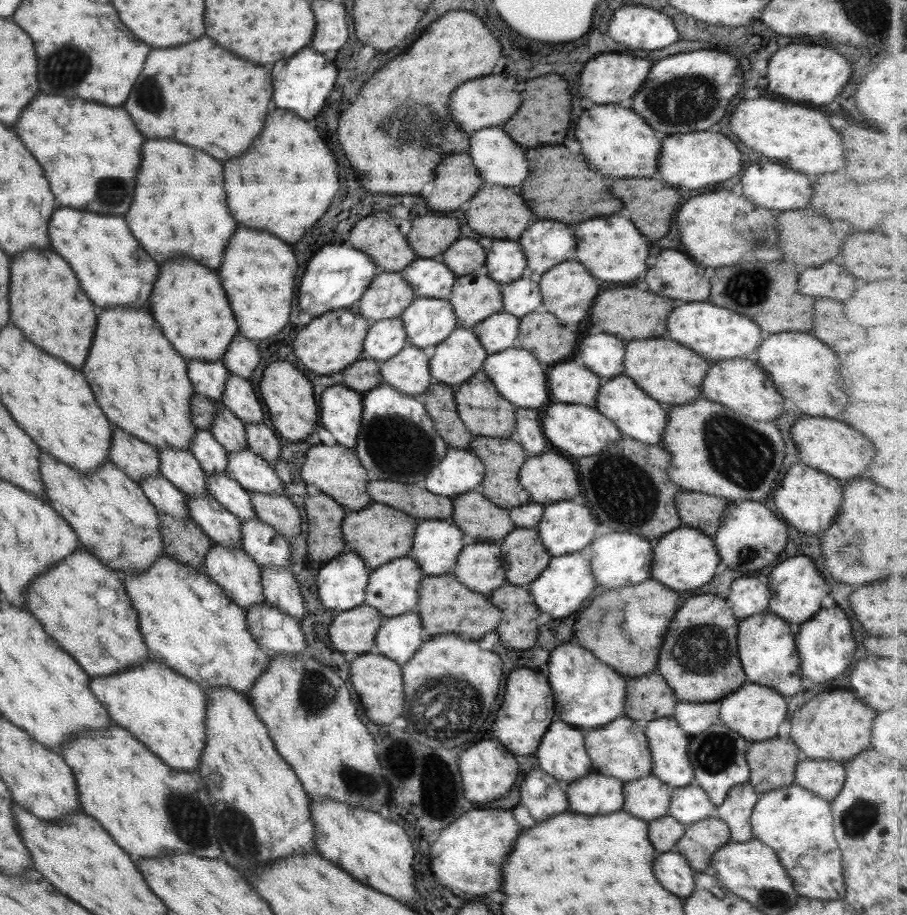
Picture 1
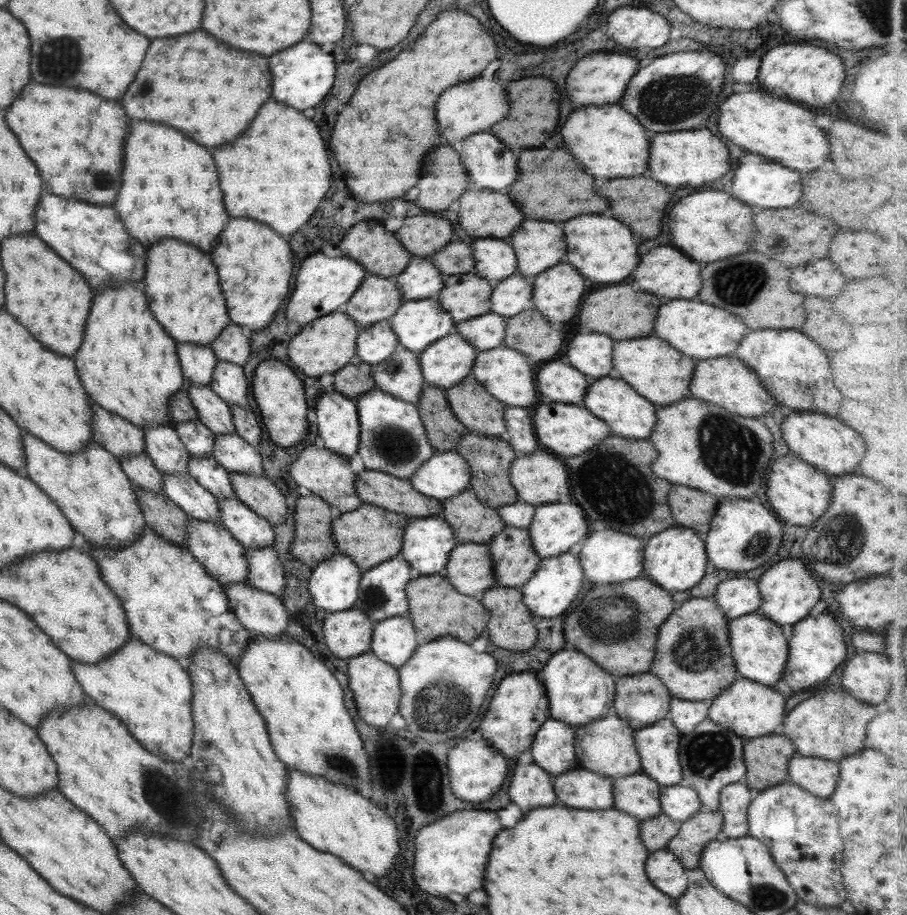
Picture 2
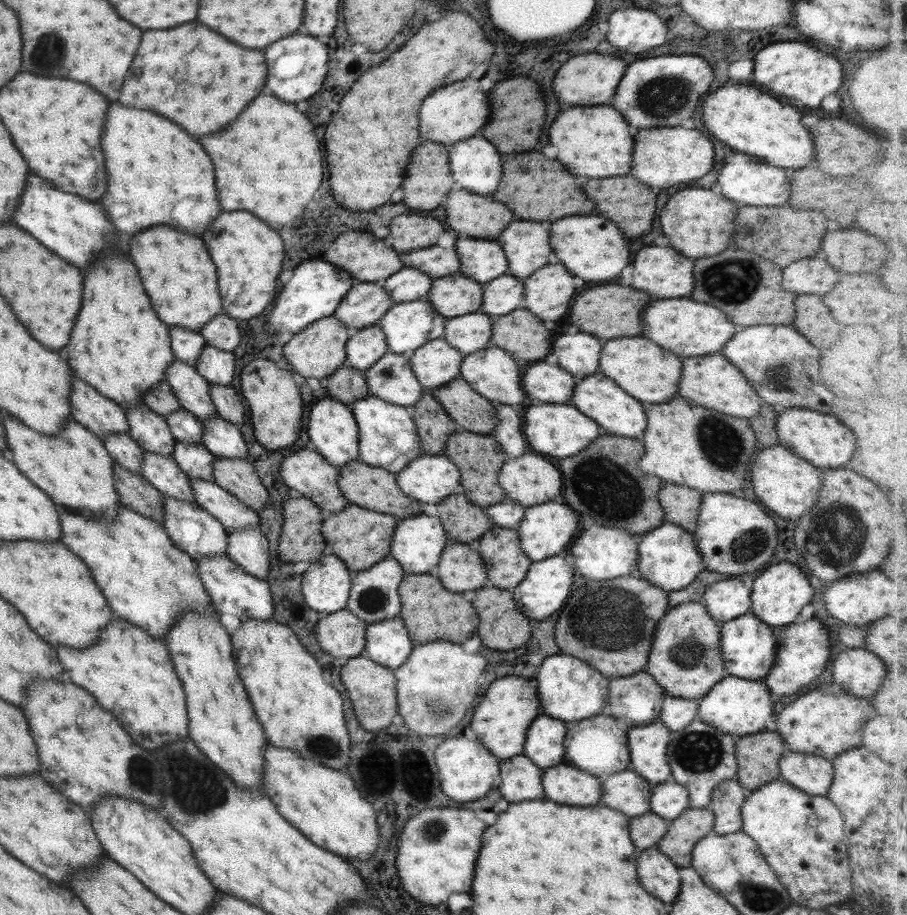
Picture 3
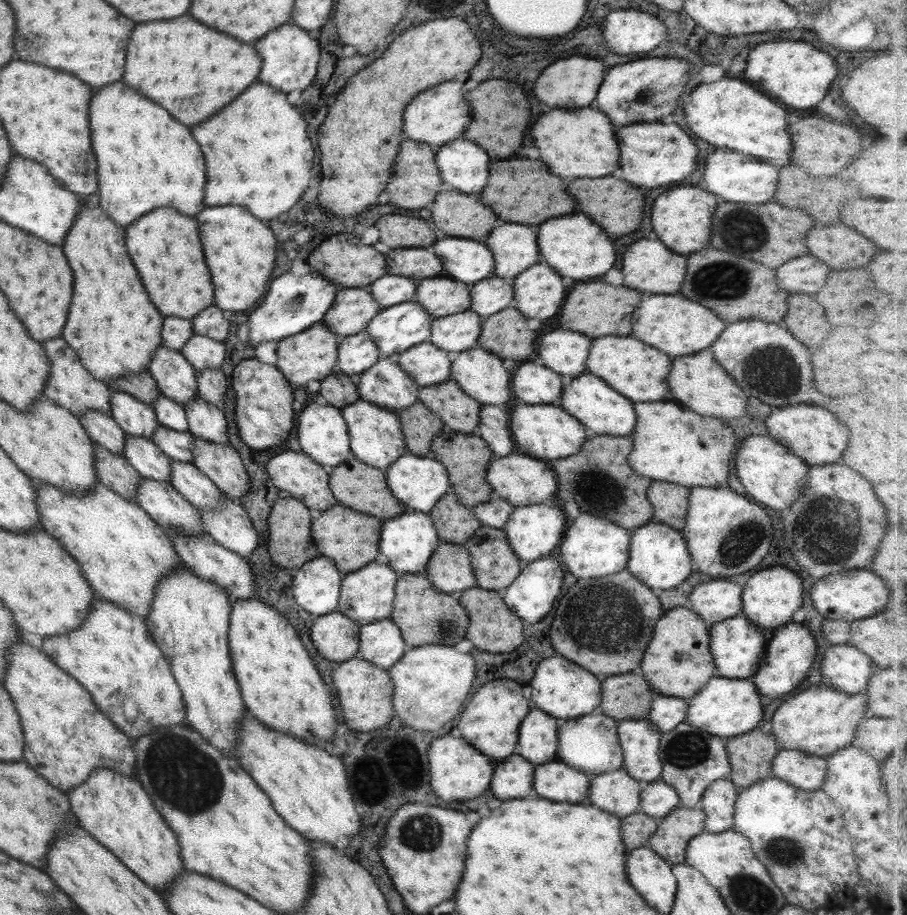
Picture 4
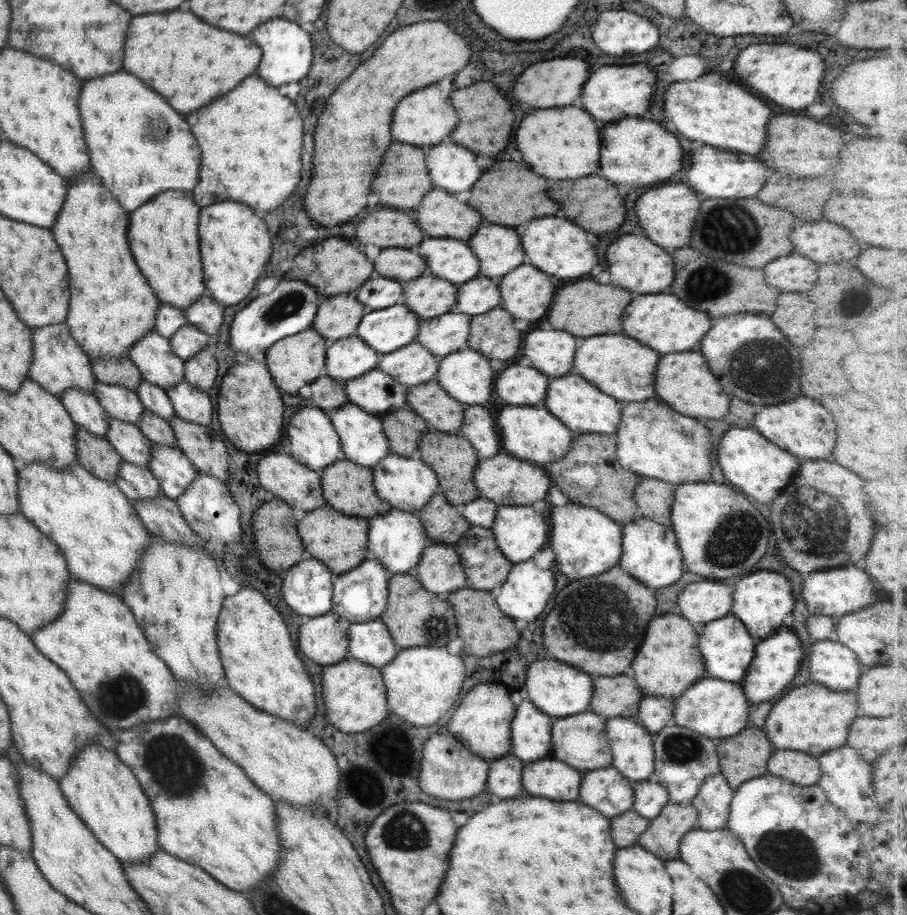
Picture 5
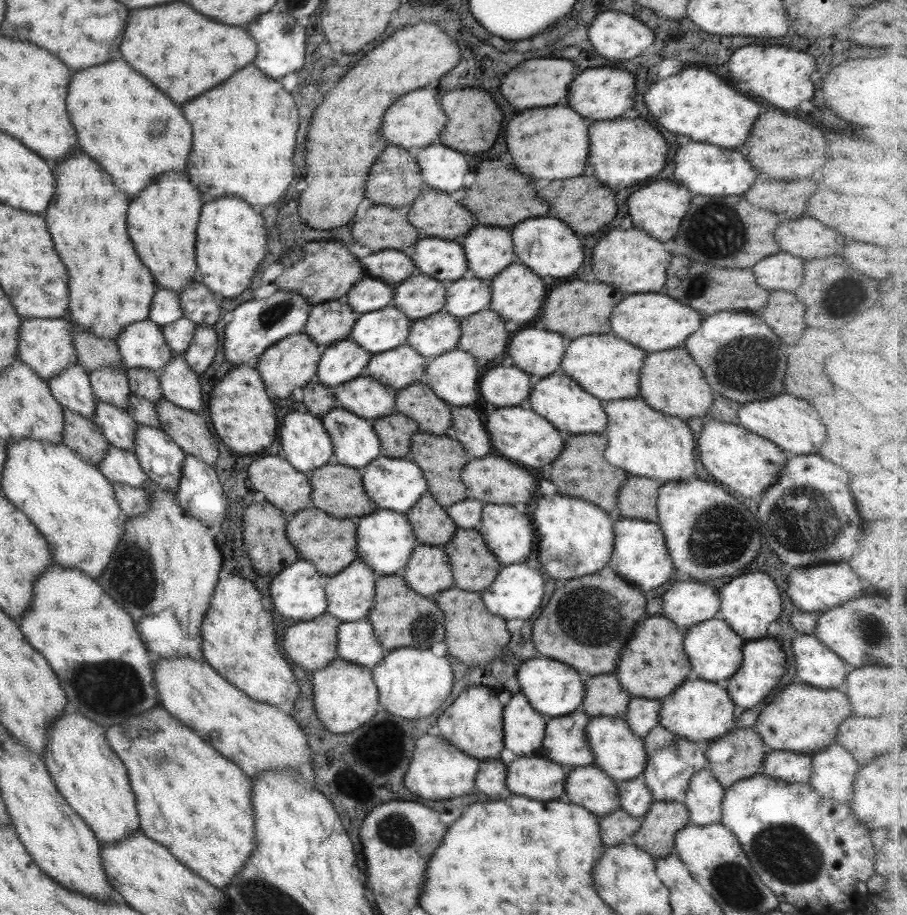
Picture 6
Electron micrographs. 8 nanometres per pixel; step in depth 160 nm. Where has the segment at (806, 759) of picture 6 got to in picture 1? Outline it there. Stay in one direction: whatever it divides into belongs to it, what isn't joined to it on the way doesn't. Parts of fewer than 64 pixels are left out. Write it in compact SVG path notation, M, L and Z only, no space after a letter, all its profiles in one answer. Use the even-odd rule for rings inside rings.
M801 757L794 768L794 784L811 791L830 803L843 784L841 763L832 760L805 760Z

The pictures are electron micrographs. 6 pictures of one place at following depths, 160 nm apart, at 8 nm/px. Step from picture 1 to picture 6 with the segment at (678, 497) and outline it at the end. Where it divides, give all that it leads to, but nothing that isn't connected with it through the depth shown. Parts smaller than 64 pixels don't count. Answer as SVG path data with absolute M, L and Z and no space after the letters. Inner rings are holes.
M629 475L616 494L619 516L656 523L657 489L661 485L657 480Z

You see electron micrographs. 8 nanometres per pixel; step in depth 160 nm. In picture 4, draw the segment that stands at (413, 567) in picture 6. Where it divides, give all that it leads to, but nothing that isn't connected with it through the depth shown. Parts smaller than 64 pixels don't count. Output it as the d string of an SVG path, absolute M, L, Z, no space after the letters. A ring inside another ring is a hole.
M441 543L433 549L423 573L435 591L451 594L475 584L467 551L459 544Z

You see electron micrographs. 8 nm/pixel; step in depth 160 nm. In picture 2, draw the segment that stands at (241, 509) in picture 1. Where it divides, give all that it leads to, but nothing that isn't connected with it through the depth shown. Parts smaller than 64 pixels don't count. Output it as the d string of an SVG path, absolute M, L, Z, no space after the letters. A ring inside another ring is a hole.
M189 455L186 473L195 483L210 492L215 498L236 499L228 472L211 457L196 457Z

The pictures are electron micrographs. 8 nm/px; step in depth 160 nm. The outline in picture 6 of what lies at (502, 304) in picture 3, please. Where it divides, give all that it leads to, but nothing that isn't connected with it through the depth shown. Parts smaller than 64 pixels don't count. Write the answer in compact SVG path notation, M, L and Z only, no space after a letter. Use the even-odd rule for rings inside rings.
M463 278L447 282L445 302L441 312L446 312L456 319L475 314L489 304L490 279Z

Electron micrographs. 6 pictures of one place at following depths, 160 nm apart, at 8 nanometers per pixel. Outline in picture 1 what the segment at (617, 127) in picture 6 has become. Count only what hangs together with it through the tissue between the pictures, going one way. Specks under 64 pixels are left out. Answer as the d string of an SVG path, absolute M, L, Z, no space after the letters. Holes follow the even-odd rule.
M715 129L701 132L687 132L687 134L675 134L675 136L660 136L661 148L659 148L659 164L657 174L663 182L671 186L681 186L685 182L687 190L697 190L709 184L723 182L731 178L741 168L741 154L729 142L727 137L718 133Z

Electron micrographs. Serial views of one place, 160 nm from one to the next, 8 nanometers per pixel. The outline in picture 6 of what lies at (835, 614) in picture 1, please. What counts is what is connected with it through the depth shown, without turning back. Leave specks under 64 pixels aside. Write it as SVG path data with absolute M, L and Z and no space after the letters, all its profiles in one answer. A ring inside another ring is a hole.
M762 638L761 640L744 641L741 647L741 664L735 670L733 676L723 683L727 695L731 698L731 703L735 707L736 717L739 712L753 708L769 690L777 684L777 680L785 672L785 653L777 642Z

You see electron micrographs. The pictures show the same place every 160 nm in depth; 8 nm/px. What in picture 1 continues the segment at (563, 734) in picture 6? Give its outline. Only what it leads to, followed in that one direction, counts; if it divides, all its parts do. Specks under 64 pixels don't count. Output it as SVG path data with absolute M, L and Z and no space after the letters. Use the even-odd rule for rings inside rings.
M619 716L602 727L589 729L583 733L583 741L591 768L597 774L626 783L651 772L651 757L642 725L630 718Z

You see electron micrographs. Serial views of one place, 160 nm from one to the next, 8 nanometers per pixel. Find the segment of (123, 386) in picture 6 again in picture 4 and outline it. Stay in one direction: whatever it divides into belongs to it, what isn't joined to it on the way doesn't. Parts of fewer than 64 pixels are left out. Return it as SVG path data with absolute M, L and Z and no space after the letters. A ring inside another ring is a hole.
M121 391L111 392L109 401L110 417L124 433L150 440L151 433L154 431L154 428L159 425L155 420L155 413L151 406Z

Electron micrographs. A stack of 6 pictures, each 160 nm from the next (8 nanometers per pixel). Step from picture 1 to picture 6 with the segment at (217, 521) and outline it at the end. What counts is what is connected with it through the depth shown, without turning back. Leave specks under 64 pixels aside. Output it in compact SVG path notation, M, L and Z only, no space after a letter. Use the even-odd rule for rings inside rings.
M96 399L91 421L109 444L123 450L132 450L138 424L127 414L126 409Z

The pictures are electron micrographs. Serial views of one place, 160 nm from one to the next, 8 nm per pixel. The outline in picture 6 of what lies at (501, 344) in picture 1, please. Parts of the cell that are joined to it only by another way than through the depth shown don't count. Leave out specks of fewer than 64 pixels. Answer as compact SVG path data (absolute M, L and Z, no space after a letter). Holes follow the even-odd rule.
M441 311L415 319L410 324L404 344L414 348L419 356L434 359L456 348L461 336L459 323L460 319Z

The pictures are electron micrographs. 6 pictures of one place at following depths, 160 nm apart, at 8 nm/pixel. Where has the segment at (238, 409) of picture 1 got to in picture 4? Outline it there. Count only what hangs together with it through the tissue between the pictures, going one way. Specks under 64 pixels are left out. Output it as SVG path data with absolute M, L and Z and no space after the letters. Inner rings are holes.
M194 333L180 348L180 353L195 371L207 367L220 368L224 352L222 342L215 342Z

